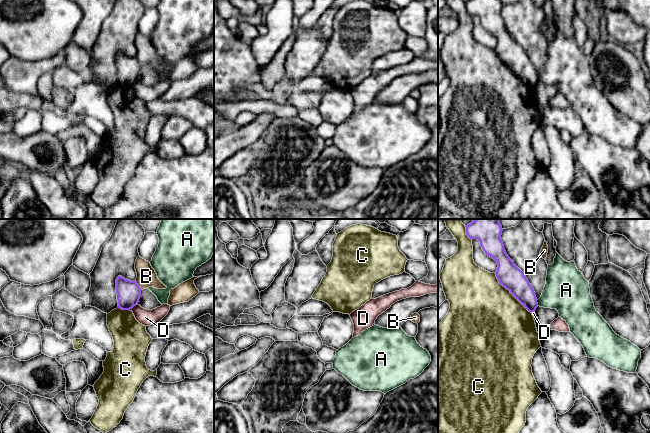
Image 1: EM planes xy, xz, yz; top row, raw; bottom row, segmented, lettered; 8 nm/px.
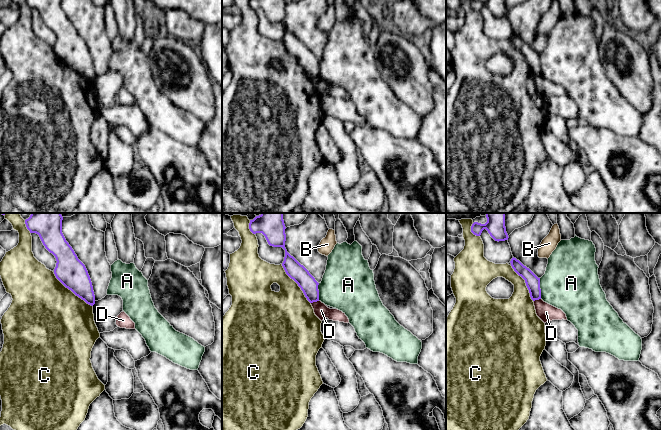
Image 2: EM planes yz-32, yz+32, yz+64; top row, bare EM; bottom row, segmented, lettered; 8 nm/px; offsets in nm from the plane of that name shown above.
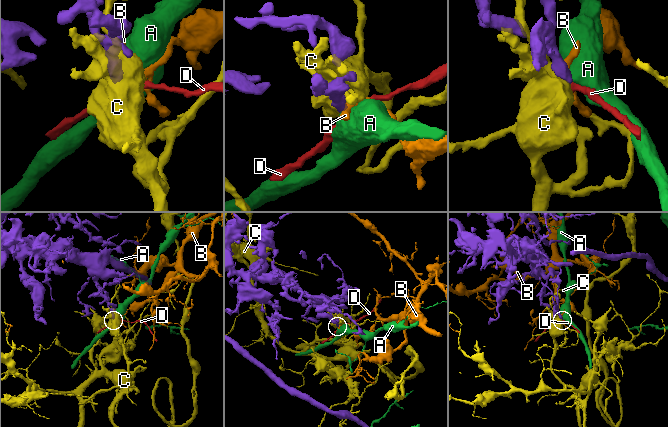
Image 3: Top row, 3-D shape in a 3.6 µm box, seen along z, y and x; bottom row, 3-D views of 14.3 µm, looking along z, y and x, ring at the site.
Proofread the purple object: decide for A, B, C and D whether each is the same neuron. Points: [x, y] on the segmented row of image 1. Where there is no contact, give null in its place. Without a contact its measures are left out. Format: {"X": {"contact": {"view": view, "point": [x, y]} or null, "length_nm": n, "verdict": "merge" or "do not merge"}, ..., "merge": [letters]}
{"A": {"contact": {"view": "yz", "point": [537, 303]}, "length_nm": 50, "verdict": "do not merge"}, "B": {"contact": {"view": "xy", "point": [138, 285]}, "length_nm": 90, "verdict": "do not merge"}, "C": {"contact": {"view": "yz", "point": [510, 292]}, "length_nm": 440, "verdict": "do not merge"}, "D": {"contact": {"view": "xy", "point": [133, 306]}, "length_nm": 90, "verdict": "do not merge"}, "merge": []}

